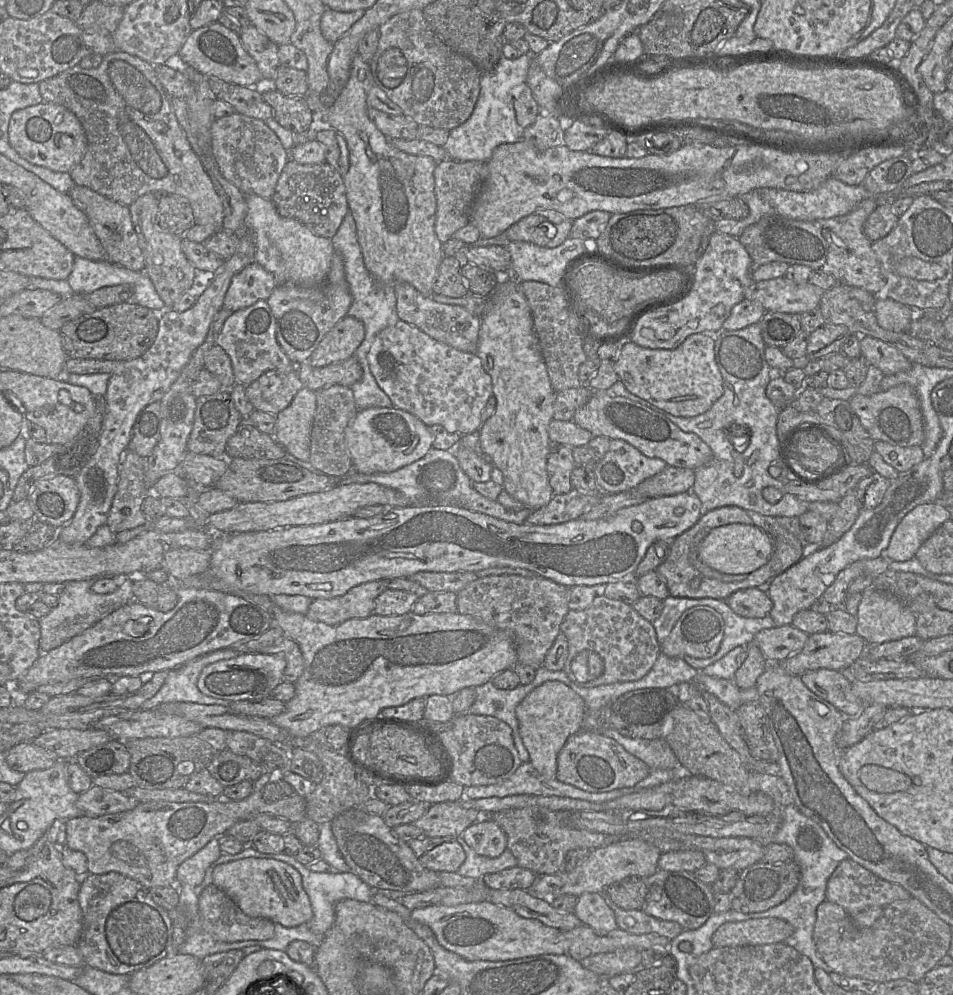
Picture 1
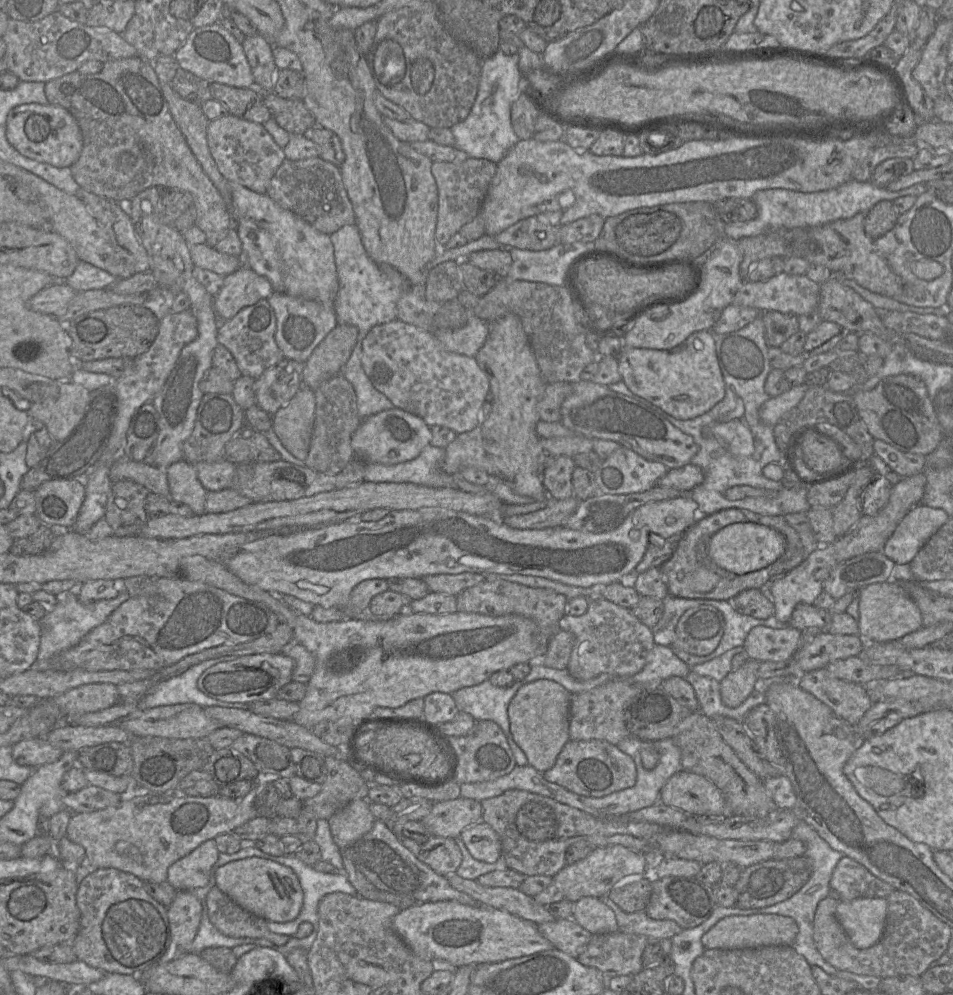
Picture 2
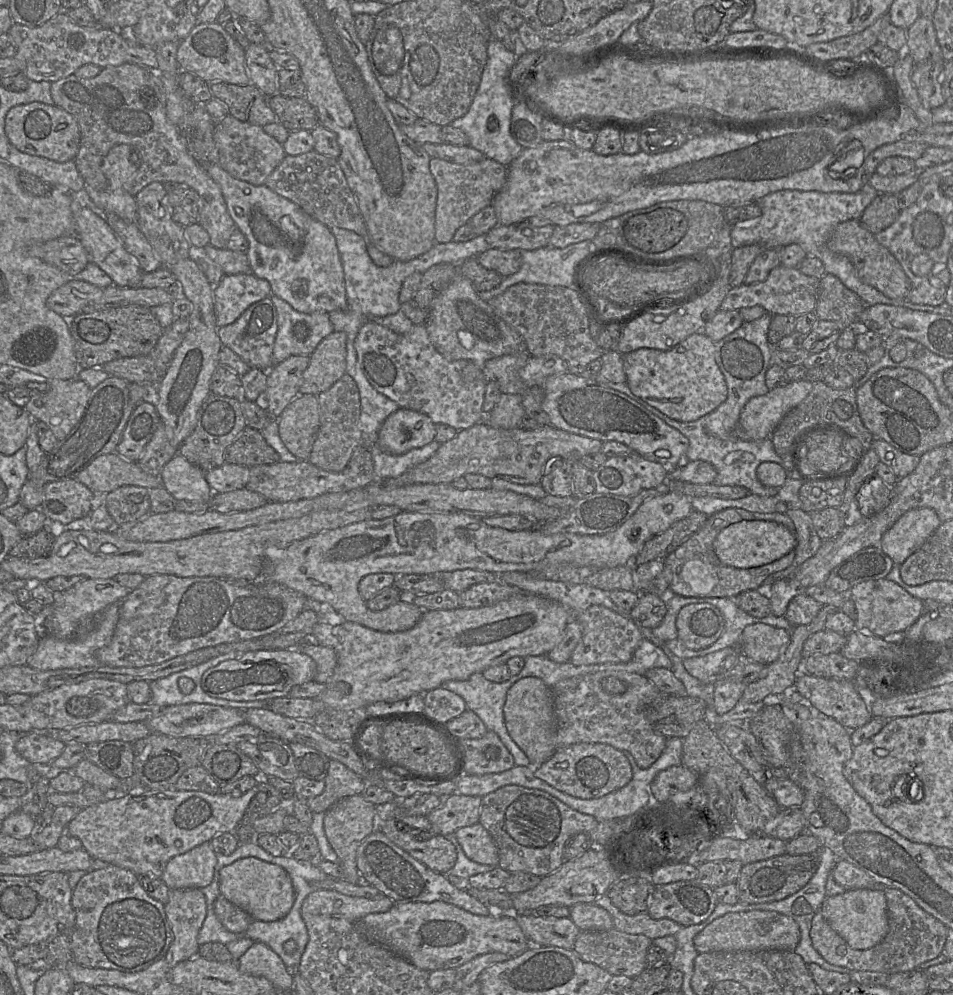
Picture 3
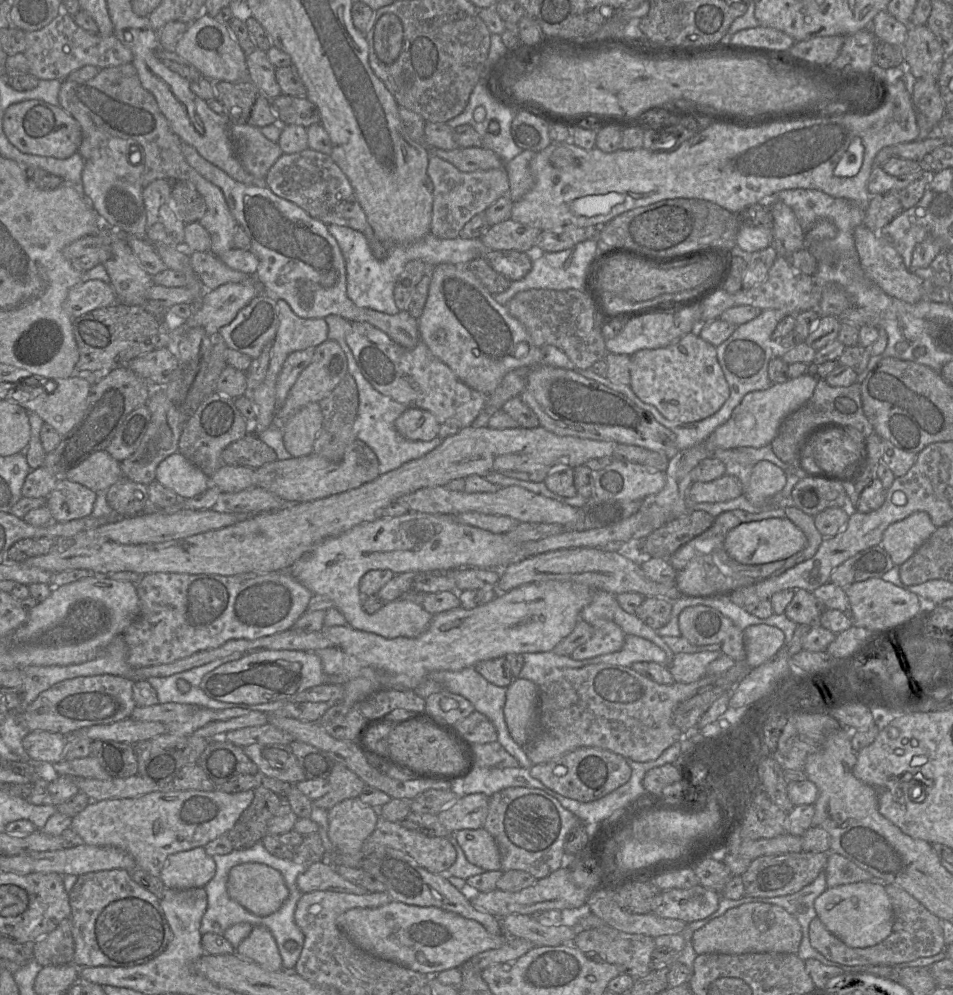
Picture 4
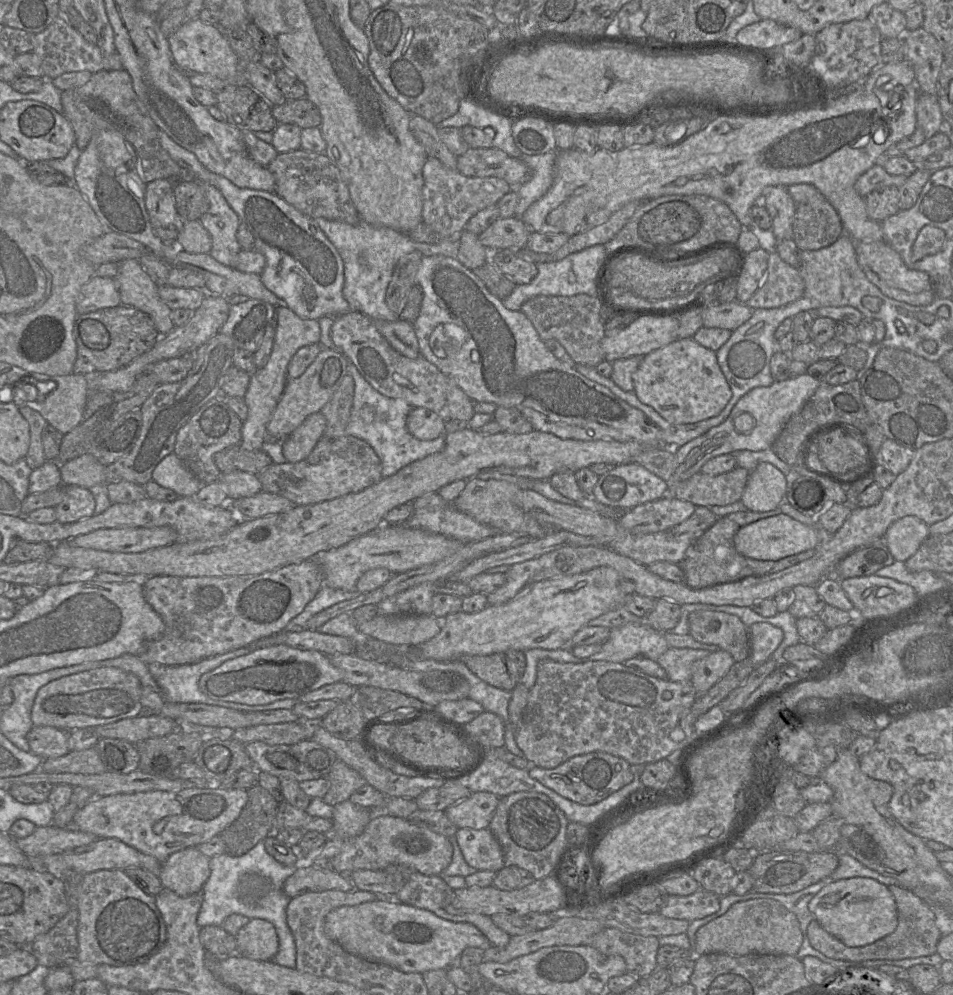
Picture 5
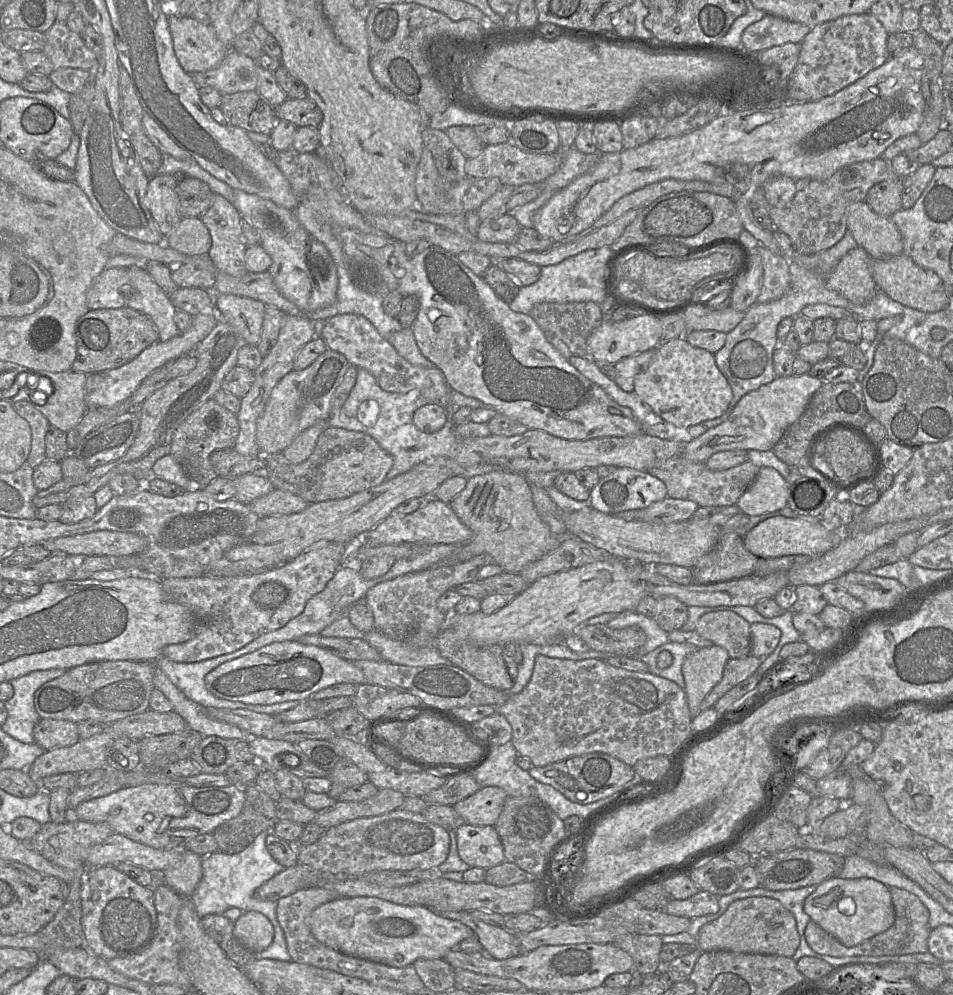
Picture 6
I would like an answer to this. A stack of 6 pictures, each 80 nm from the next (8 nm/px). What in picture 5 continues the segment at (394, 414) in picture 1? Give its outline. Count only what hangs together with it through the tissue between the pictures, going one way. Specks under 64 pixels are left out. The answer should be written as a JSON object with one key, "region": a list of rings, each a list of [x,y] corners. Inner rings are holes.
{"region":[[[418,407],[407,416],[406,426],[409,433],[419,440],[434,440],[445,434],[445,423],[434,411]]]}

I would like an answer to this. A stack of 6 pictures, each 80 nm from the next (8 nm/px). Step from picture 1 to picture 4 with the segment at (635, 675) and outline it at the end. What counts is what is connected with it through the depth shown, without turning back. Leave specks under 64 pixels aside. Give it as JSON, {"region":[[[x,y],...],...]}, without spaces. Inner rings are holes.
{"region":[[[598,620],[591,625],[594,626],[594,634],[574,649],[570,655],[573,659],[584,660],[613,653],[622,648],[626,634],[617,624],[609,620]]]}

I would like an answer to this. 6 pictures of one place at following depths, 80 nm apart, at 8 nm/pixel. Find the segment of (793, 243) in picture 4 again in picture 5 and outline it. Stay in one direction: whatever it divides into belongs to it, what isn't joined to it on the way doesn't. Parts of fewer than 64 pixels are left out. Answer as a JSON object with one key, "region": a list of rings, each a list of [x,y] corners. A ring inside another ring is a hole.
{"region":[[[785,186],[768,187],[761,200],[772,219],[771,241],[793,239],[796,203]]]}

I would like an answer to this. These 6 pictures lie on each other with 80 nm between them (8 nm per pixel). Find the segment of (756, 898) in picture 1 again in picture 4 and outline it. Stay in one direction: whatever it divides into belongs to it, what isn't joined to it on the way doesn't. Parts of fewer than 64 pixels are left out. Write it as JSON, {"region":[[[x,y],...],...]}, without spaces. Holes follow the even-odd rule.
{"region":[[[791,852],[780,855],[765,855],[753,859],[748,869],[741,875],[745,896],[776,897],[794,894],[813,882],[825,870],[828,853]]]}

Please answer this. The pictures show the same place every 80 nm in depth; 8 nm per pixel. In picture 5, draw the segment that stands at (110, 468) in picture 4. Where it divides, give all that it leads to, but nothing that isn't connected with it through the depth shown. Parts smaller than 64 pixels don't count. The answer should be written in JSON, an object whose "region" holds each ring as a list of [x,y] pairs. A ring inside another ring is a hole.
{"region":[[[83,454],[60,464],[62,485],[78,485],[88,488],[93,493],[105,484],[106,466],[92,454]]]}

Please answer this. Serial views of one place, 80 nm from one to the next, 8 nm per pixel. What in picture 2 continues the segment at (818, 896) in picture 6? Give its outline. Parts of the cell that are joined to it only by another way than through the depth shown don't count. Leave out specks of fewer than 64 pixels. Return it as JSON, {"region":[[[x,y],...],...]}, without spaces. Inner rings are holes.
{"region":[[[886,898],[839,900],[835,917],[857,949],[874,946],[882,937],[887,915]]]}

